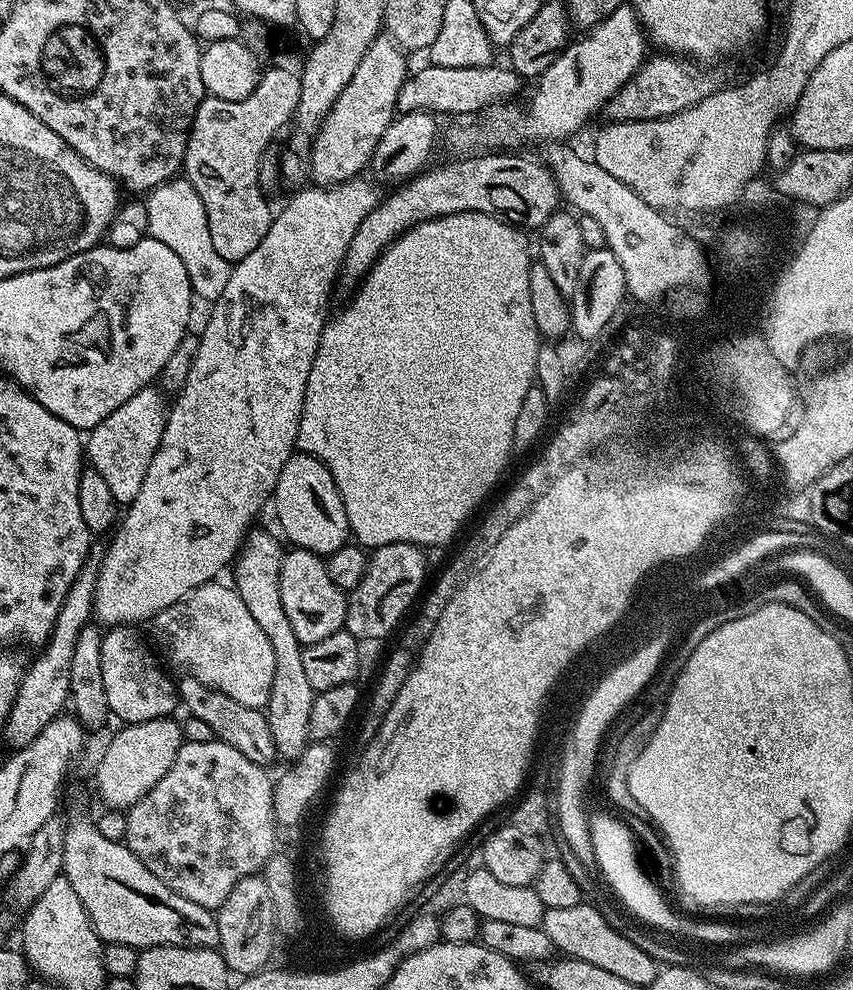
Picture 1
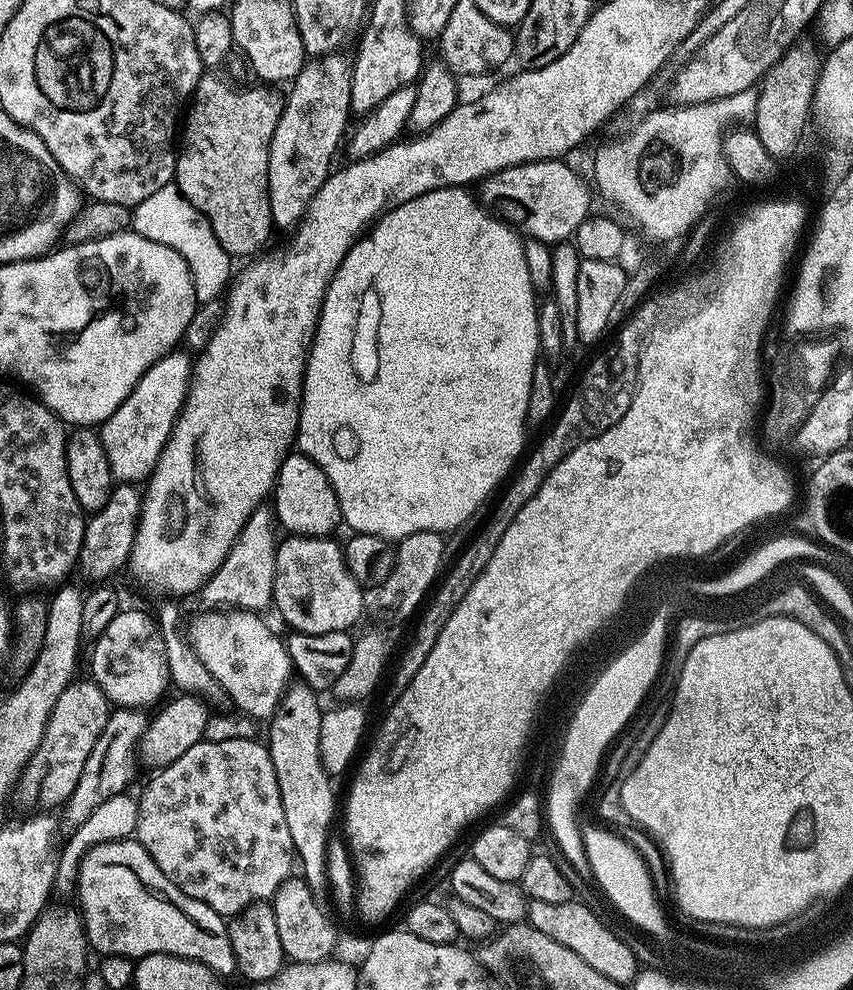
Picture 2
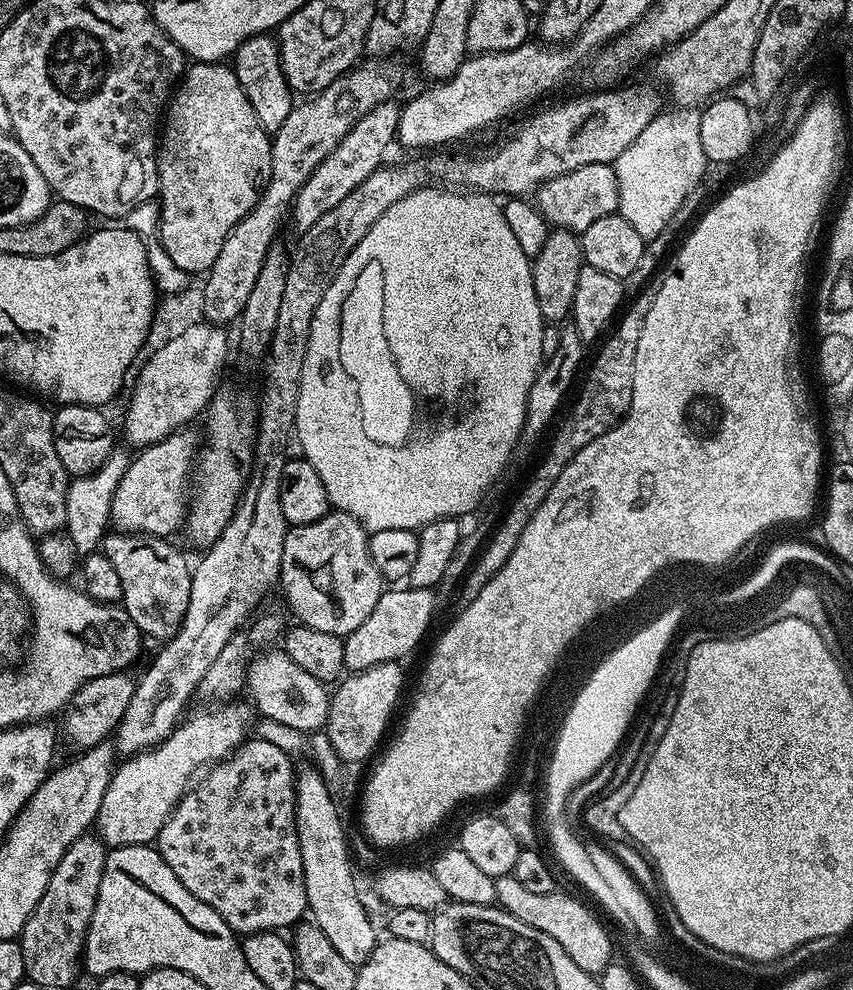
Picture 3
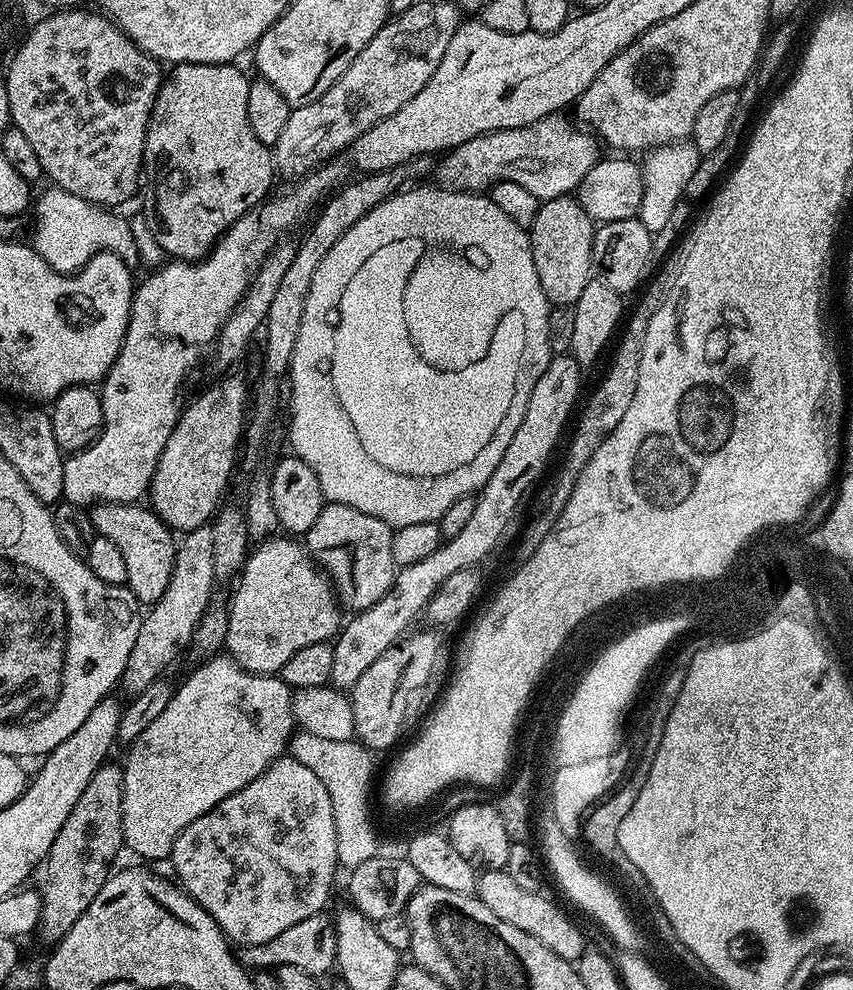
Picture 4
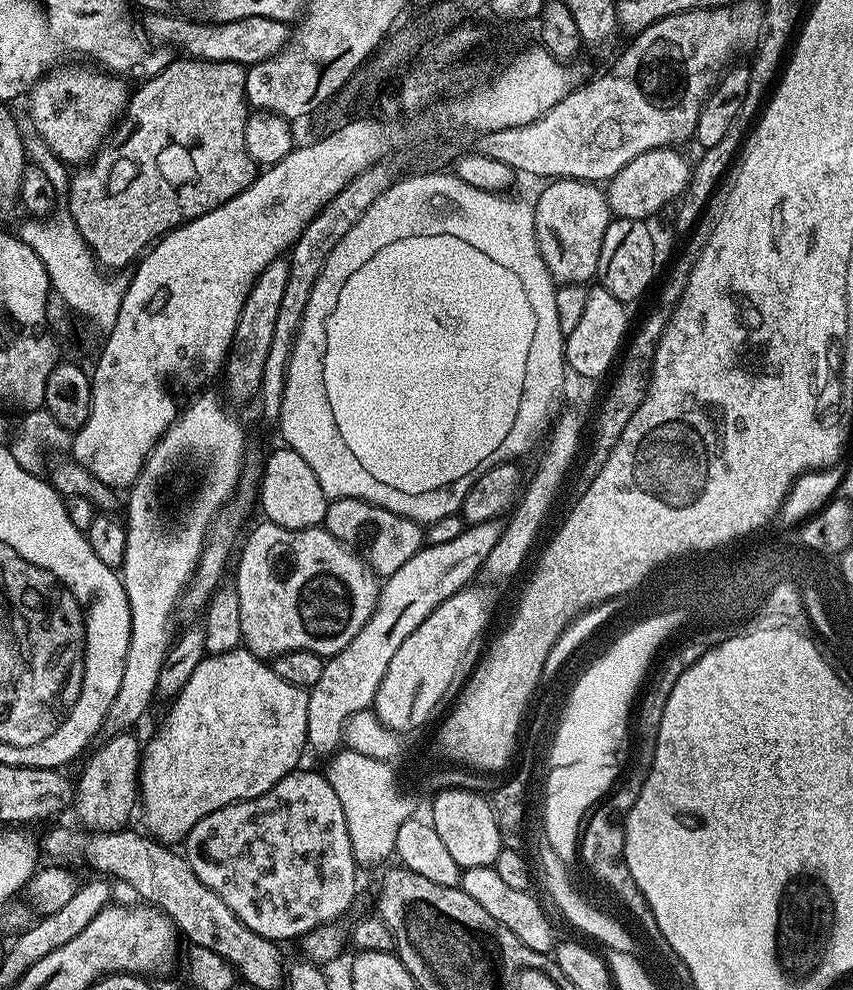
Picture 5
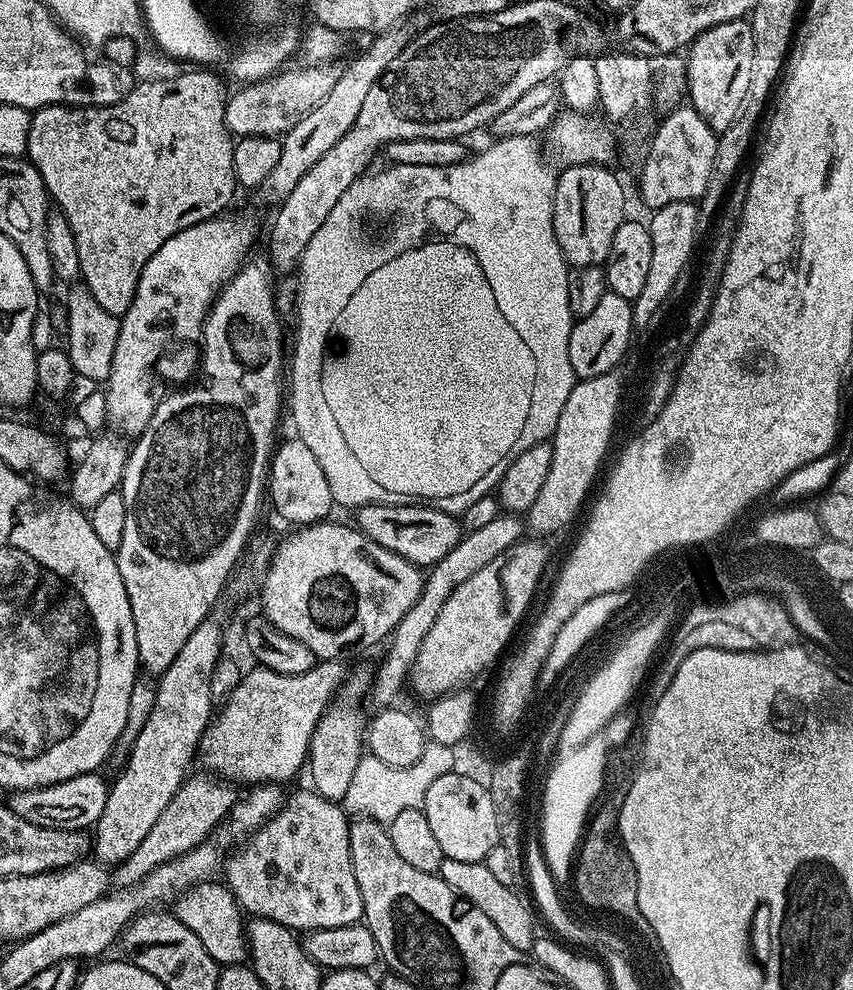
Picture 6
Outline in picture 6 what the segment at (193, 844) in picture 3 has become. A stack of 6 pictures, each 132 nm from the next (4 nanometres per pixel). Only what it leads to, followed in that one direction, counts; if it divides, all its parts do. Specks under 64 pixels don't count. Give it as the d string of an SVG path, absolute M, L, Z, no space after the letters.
M311 790L300 792L297 796L289 795L284 807L264 823L264 827L257 828L247 841L249 844L227 861L228 891L249 917L270 918L304 934L319 928L361 923L364 907L362 894L358 890L358 878L354 878L350 862L349 823L345 809L337 801L322 798Z

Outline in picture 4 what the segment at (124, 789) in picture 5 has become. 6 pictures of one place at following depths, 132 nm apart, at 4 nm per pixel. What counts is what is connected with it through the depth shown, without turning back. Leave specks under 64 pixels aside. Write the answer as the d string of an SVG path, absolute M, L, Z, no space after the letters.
M105 762L90 778L86 790L82 790L82 798L70 810L62 830L58 830L58 838L54 838L54 846L50 846L46 869L48 873L44 876L44 888L42 887L42 914L40 915L40 926L38 936L48 943L48 946L55 946L60 939L67 934L70 926L86 914L86 906L98 898L98 890L107 882L110 873L113 871L112 863L116 860L120 848L125 847L124 831L122 830L122 794L124 793L124 769L119 763Z

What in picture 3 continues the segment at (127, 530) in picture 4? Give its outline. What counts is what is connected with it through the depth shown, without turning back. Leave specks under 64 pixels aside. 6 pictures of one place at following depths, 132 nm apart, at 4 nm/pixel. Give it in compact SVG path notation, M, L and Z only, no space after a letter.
M109 531L102 541L102 550L110 558L114 570L118 570L118 579L122 582L122 607L124 612L138 626L145 636L153 636L159 642L167 642L178 634L186 618L186 606L190 606L190 586L192 585L192 568L190 560L172 545L171 539L162 536L138 536L135 532Z

